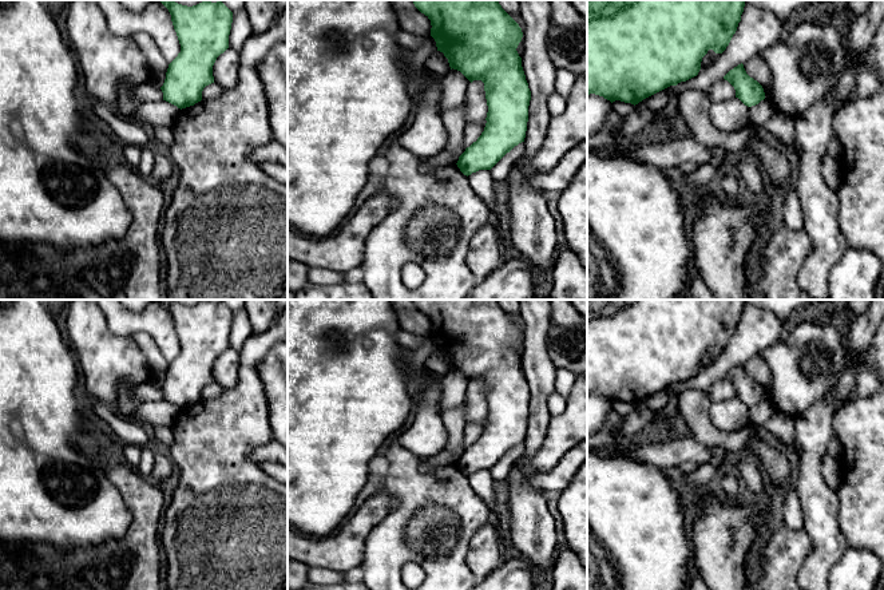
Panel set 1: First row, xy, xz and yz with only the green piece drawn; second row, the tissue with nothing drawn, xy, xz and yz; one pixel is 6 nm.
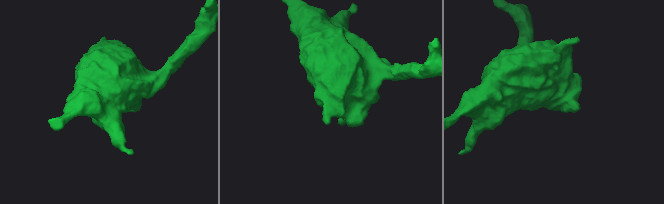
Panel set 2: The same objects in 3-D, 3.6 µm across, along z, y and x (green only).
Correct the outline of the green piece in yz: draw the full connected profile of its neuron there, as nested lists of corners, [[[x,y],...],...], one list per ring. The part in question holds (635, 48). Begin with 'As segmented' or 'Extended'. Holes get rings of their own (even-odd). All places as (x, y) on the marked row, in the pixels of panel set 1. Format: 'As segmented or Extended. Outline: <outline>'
As segmented. Outline: [[[587,0],[587,95],[635,106],[697,76],[709,50],[726,50],[744,7],[744,0]]]

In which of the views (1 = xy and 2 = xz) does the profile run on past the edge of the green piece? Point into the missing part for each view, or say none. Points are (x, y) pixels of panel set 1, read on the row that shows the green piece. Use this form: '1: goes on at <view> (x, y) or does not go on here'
1: does not go on here
2: does not go on here

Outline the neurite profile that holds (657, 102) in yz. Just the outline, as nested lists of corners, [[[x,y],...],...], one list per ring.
[[[670,86],[654,95],[643,99],[638,104],[643,104],[643,106],[649,107],[650,110],[653,110],[655,114],[658,114],[661,110],[663,110],[666,107],[666,104],[671,99],[678,99],[678,96],[679,96],[679,92],[677,90],[677,86]]]

